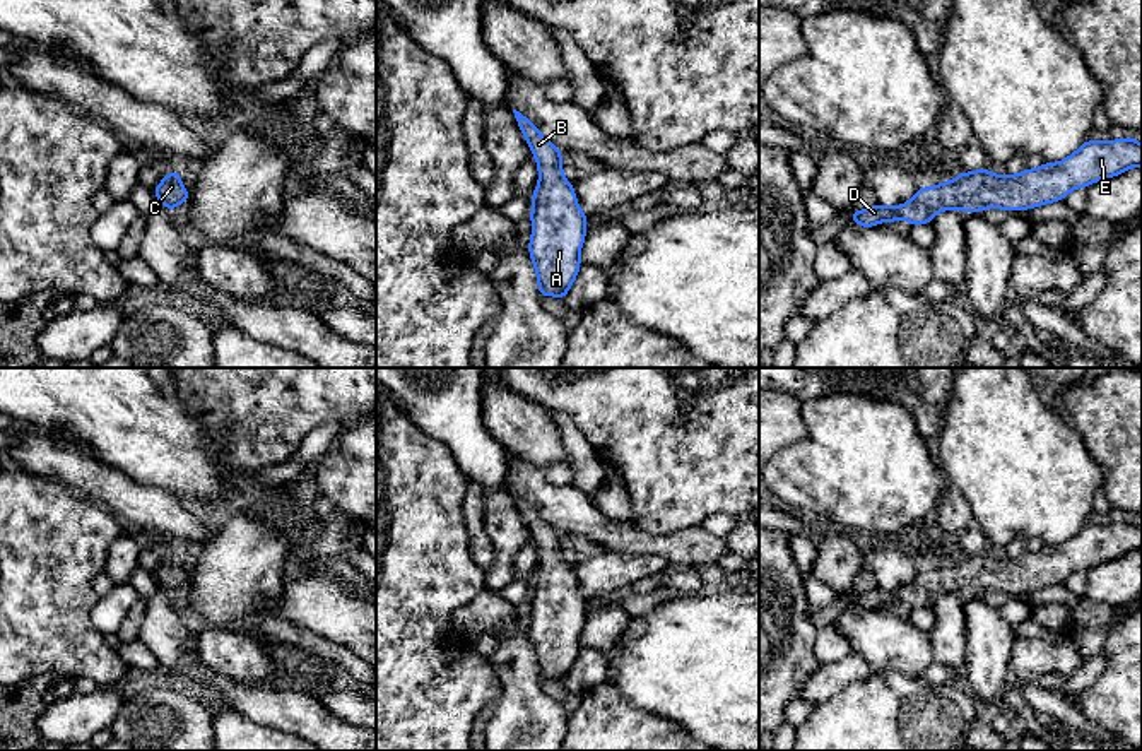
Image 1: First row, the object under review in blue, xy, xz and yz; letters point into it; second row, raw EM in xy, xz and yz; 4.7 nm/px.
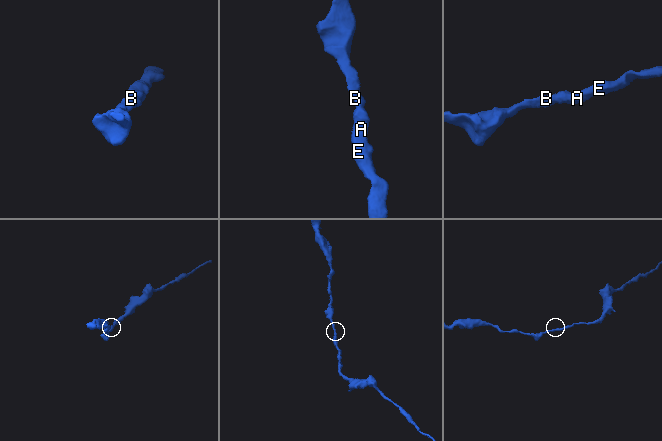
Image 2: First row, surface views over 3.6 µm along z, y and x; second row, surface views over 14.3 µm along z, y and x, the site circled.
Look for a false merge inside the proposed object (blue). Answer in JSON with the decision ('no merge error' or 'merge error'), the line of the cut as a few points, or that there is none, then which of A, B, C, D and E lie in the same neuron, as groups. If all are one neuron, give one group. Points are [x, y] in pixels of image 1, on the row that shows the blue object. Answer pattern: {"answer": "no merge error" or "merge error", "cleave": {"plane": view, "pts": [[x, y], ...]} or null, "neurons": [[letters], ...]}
{"answer": "no merge error", "cleave": null, "neurons": [["A", "B", "C", "D", "E"]]}

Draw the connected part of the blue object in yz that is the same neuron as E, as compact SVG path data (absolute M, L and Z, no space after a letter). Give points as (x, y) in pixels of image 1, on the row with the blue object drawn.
M1133 137L1087 140L1060 163L1045 163L1036 169L1026 168L1019 174L1004 176L993 174L986 168L959 173L956 180L918 188L909 202L898 207L875 204L870 209L855 210L850 222L872 228L884 221L904 219L911 226L918 226L949 209L961 209L962 212L1027 210L1063 200L1072 190L1139 166L1142 166L1142 144Z

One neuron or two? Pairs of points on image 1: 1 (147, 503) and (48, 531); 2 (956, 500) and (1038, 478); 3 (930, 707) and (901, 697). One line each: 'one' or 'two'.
1: two
2: two
3: one

